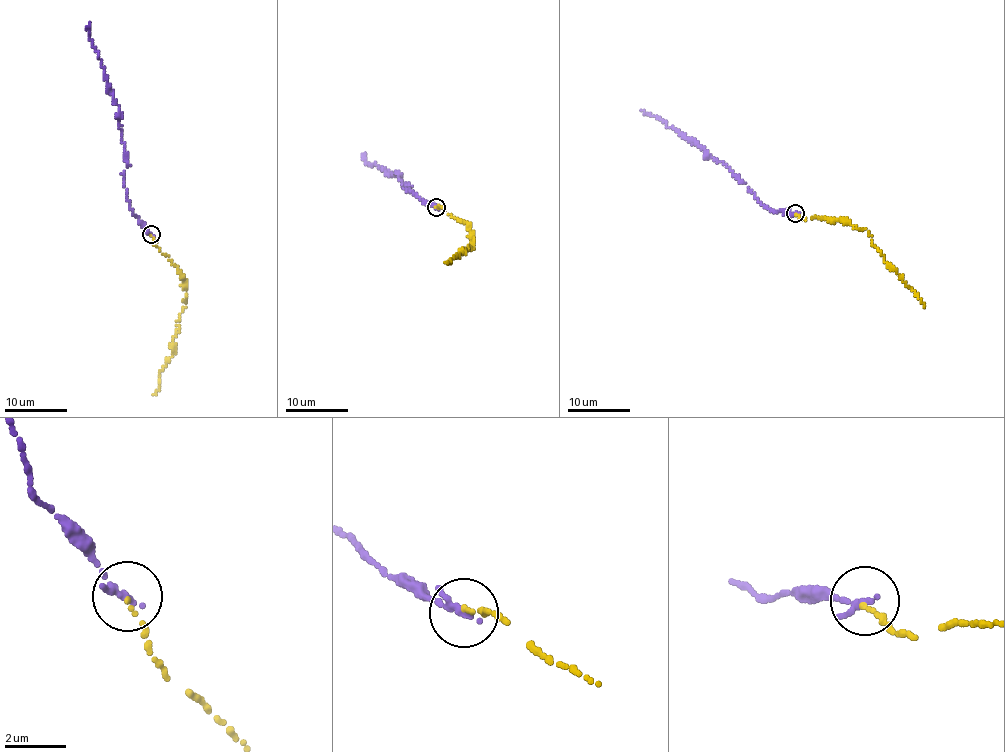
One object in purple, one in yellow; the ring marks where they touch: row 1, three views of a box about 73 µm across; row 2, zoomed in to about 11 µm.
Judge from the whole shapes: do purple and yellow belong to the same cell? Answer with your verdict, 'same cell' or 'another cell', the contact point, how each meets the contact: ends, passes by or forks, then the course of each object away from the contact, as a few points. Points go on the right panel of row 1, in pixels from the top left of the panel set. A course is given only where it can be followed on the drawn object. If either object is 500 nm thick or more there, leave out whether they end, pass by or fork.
same cell; place (795, 213); purple ends; yellow ends; course purple (795, 213), (776, 213), (761, 204), (730, 168), (714, 160), (703, 147), (640, 109); course yellow (795, 213), (805, 220), (814, 216), (846, 221), (857, 229), (868, 231), (883, 260), (911, 288), (923, 306)

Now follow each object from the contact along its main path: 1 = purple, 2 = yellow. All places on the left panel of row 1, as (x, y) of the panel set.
1: (151, 234), (133, 215), (126, 196), (121, 172), (126, 168), (126, 153), (118, 106), (90, 40), (90, 21)
2: (151, 234), (159, 250), (180, 271), (187, 291), (174, 337), (175, 350), (160, 373), (160, 386), (154, 394)

